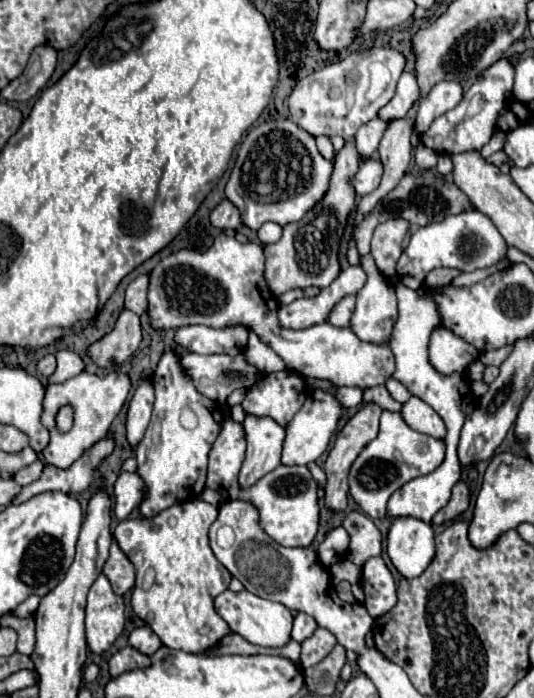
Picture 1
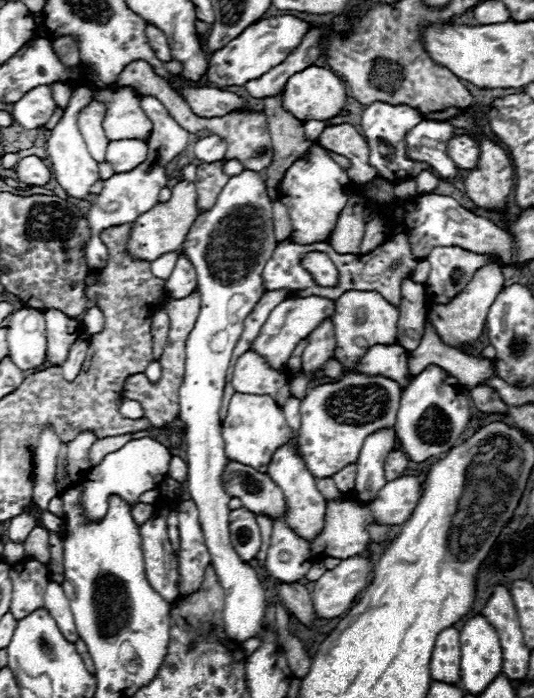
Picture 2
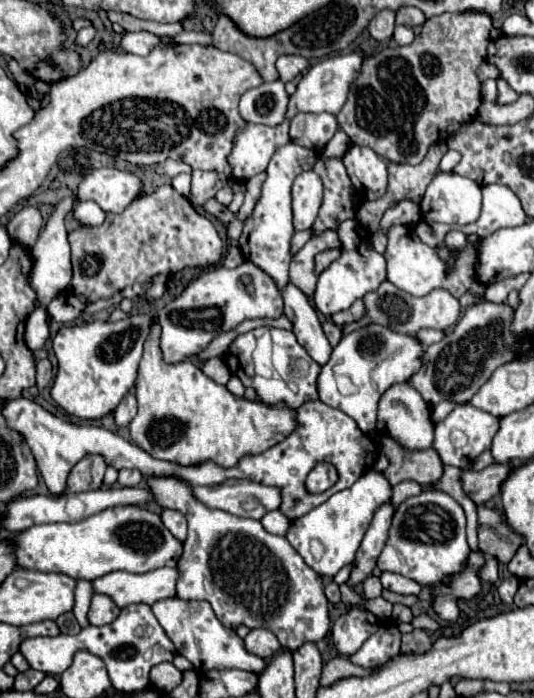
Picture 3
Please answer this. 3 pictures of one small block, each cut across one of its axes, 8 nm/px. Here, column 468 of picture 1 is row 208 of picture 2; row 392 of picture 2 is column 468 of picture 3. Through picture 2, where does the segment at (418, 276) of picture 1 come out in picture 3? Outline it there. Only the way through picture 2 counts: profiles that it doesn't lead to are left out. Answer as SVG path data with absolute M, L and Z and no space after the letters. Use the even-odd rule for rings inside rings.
M438 172L420 202L422 218L446 224L468 224L480 216L480 186L460 174Z

